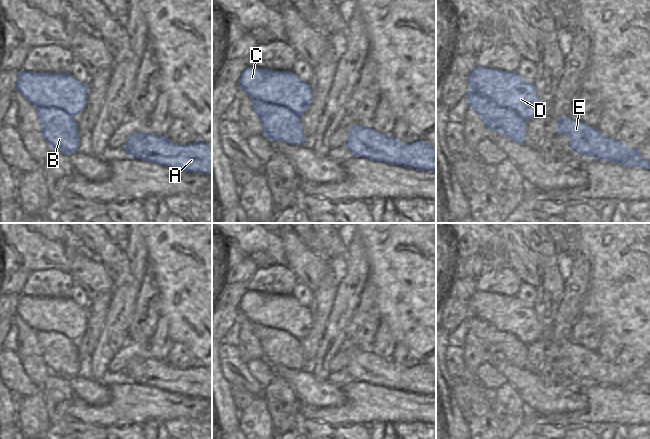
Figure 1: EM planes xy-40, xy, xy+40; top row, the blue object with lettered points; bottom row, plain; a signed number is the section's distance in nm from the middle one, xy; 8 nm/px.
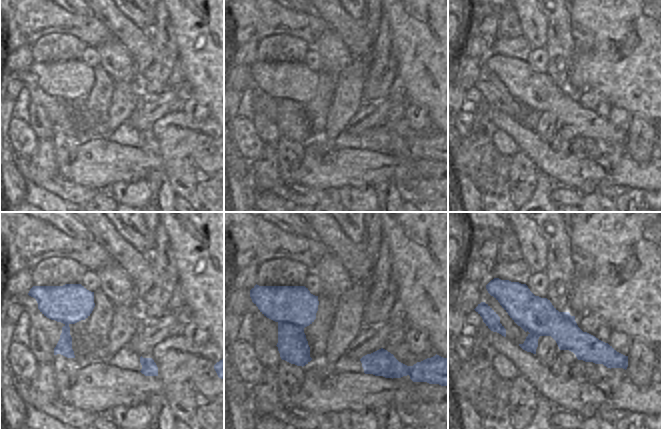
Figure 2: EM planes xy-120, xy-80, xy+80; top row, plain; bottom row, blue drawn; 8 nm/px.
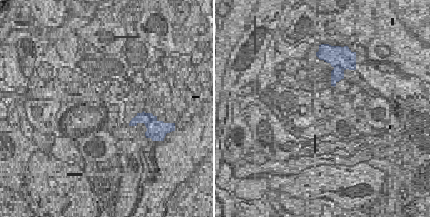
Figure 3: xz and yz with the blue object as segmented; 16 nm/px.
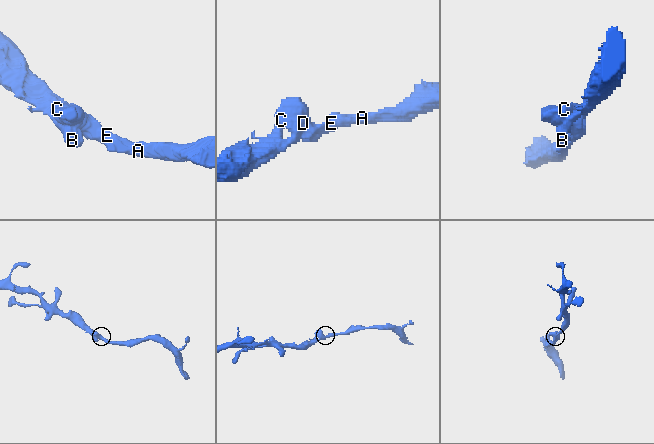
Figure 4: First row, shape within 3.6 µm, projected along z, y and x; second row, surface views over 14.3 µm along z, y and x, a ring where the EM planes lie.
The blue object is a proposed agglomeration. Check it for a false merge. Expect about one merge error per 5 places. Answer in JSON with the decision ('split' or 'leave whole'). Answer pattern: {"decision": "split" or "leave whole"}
{"decision": "leave whole"}

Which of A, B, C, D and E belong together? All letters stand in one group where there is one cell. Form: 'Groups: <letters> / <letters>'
Groups: A B C D E

